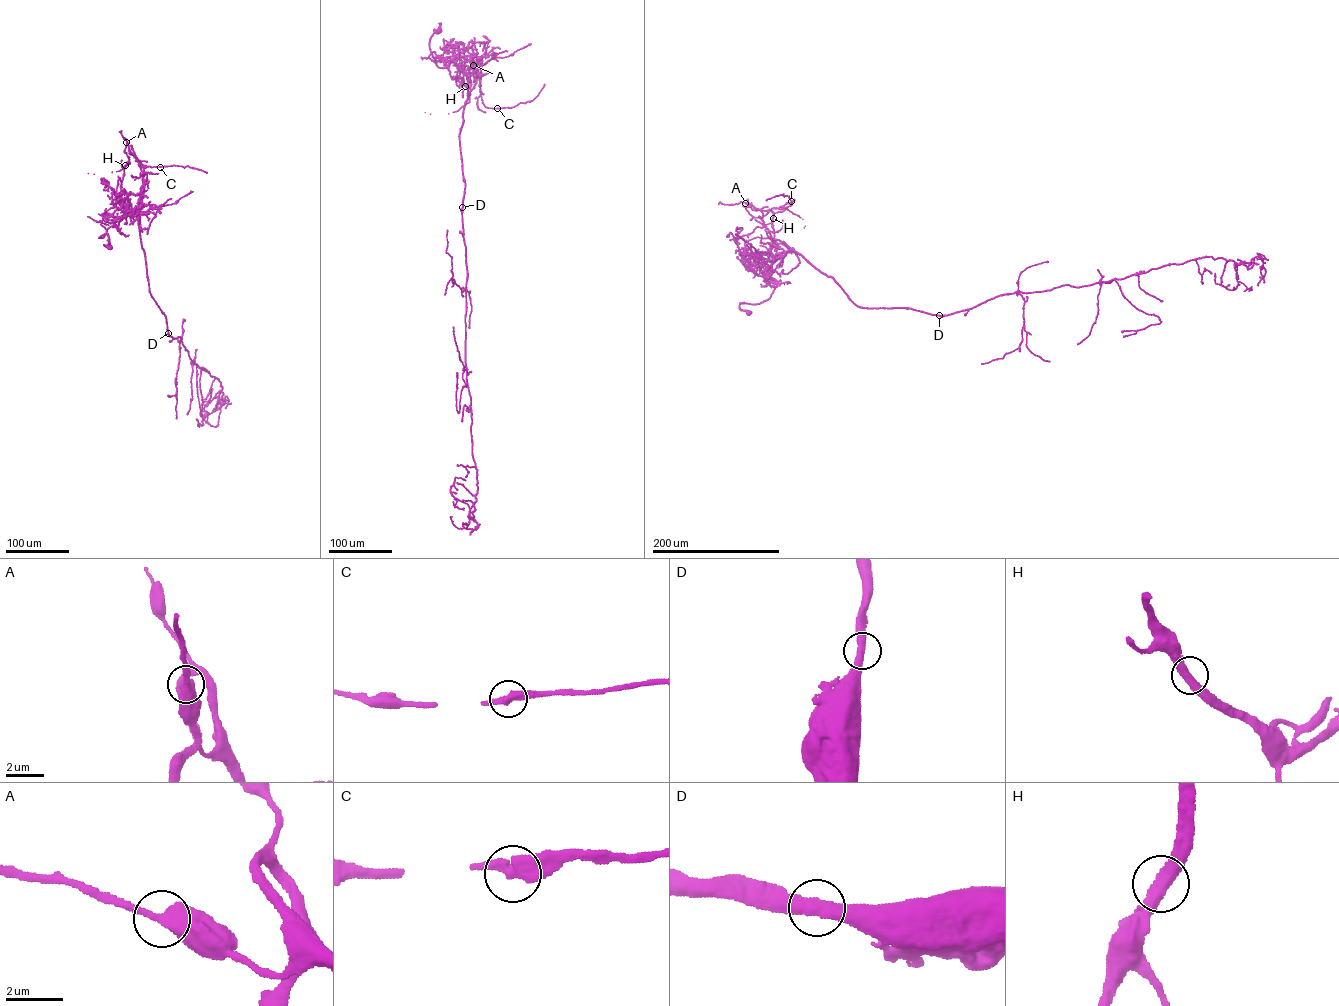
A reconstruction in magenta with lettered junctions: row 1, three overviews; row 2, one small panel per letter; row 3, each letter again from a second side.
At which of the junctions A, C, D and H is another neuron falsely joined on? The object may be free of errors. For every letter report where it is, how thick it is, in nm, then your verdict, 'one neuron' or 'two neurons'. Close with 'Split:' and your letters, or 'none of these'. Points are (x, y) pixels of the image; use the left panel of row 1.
A: place (126, 142); calibre 440 nm; one neuron
C: place (160, 167); calibre 440 nm; one neuron
D: place (168, 333); calibre 440 nm; one neuron
H: place (125, 165); calibre 440 nm; one neuron
Split: none of these

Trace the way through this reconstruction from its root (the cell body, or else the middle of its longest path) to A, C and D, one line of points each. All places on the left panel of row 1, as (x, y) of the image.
A: (108, 247), (108, 234), (99, 237), (136, 209), (146, 166), (140, 166), (126, 142)
C: (108, 247), (108, 234), (99, 237), (138, 206), (146, 166), (139, 165), (139, 160), (142, 165), (160, 167)
D: (108, 247), (108, 234), (99, 237), (137, 207), (150, 293), (165, 316), (168, 332)

